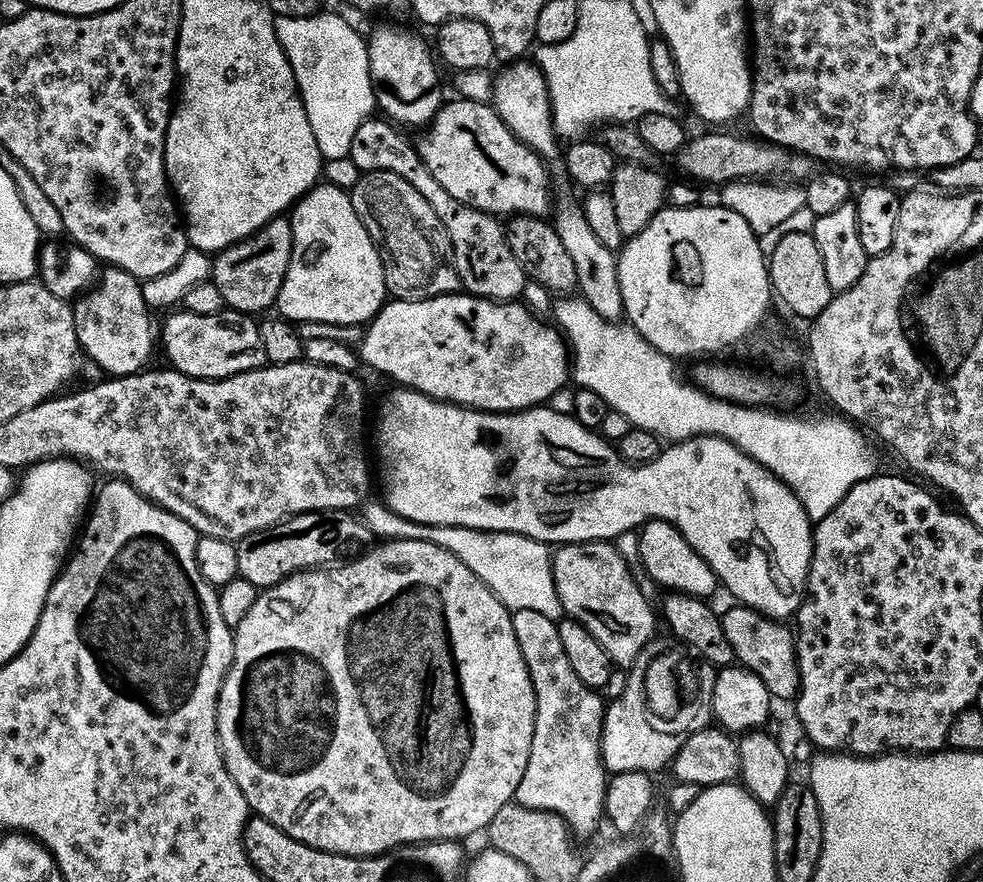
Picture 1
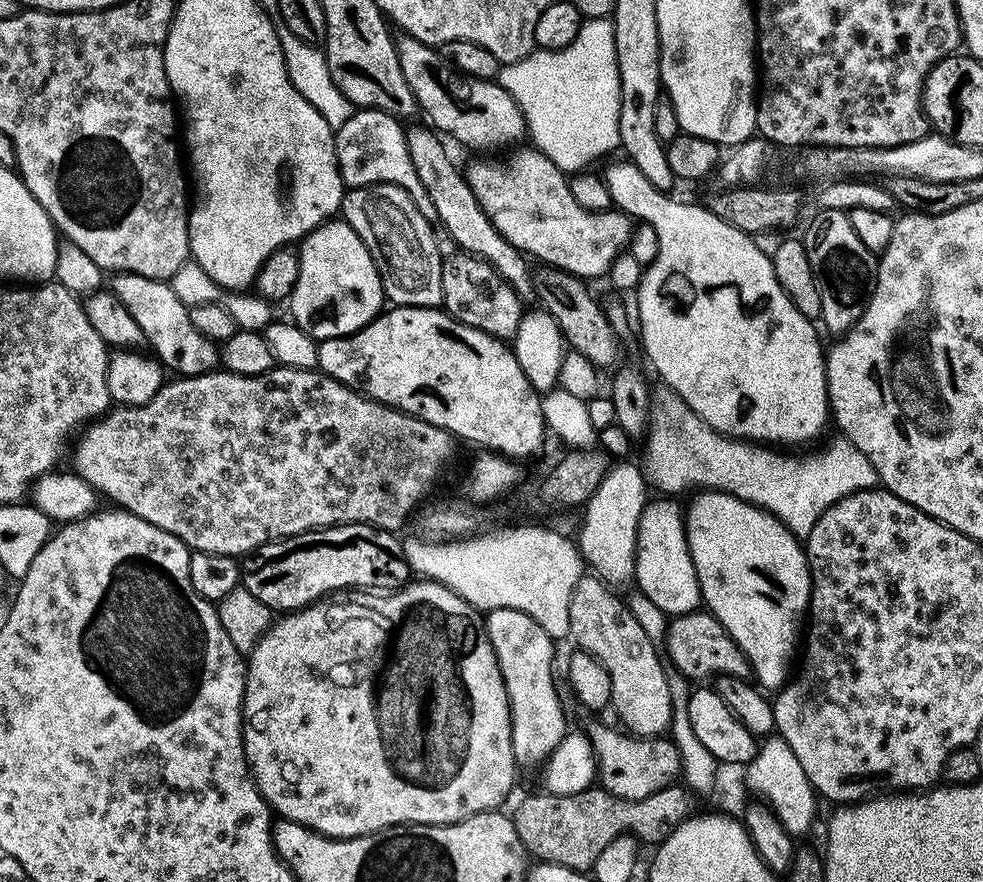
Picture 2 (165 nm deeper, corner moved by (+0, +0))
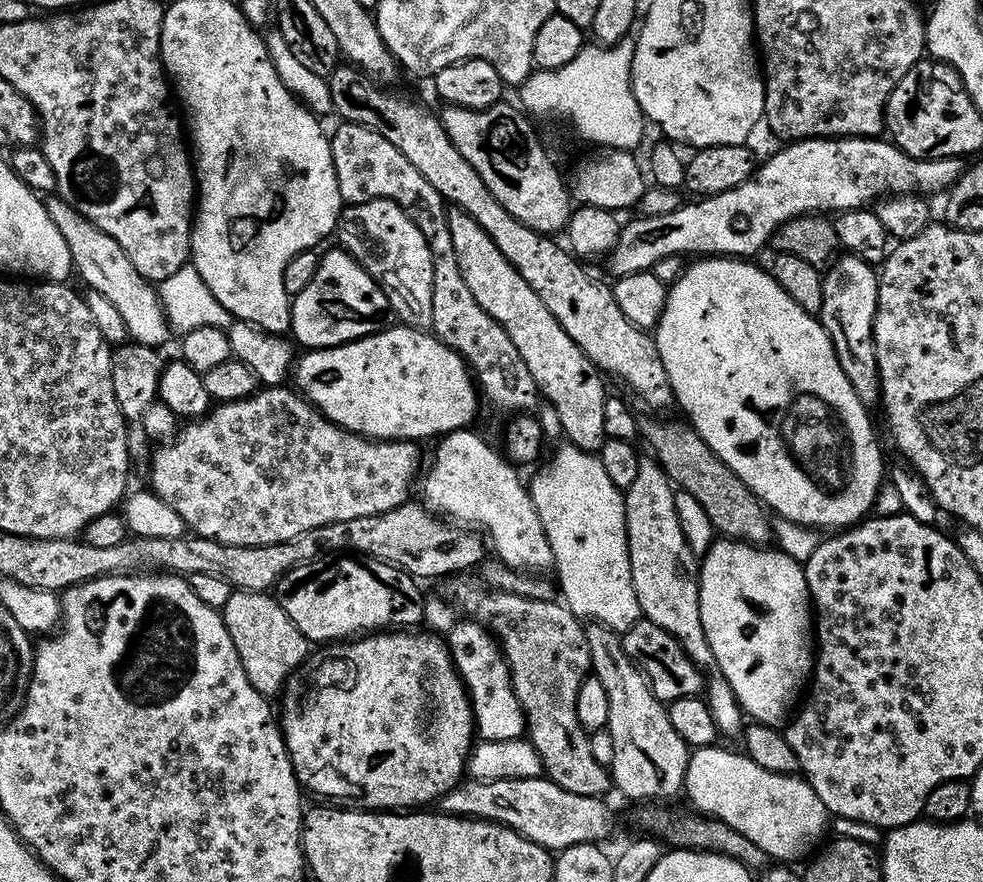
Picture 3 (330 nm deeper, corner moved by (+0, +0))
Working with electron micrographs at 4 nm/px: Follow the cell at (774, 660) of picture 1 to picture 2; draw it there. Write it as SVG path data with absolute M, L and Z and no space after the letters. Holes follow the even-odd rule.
M697 610L671 617L667 621L667 632L662 641L662 648L666 653L667 663L669 665L672 663L671 667L675 671L692 682L704 682L709 678L722 675L744 678L750 672L748 660L742 654L742 650L730 638L728 631L720 625L718 618L707 610Z

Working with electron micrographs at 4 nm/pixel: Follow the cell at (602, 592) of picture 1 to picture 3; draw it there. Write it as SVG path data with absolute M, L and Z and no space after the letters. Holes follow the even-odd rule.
M595 622L589 623L584 629L584 637L588 643L588 649L590 650L590 658L592 659L591 671L602 682L602 686L606 690L606 698L610 698L610 718L608 719L608 726L606 729L606 735L612 739L612 764L610 763L610 780L624 796L629 796L632 800L640 800L639 802L664 802L667 801L667 796L680 796L684 787L684 775L688 769L688 758L690 755L690 746L682 737L678 734L678 730L674 730L674 726L670 726L670 718L668 717L668 710L665 701L658 699L654 693L652 693L652 687L648 685L648 680L645 678L644 673L637 668L636 663L632 661L626 654L624 649L624 642L621 633L616 632L613 628L608 628L604 624L598 624Z

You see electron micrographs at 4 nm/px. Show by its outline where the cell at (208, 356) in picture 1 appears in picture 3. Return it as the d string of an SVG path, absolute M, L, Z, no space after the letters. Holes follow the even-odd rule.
M52 198L46 204L54 226L66 238L66 246L70 250L70 258L75 275L81 276L106 303L112 304L114 311L120 315L122 323L128 327L133 341L138 344L161 346L168 340L170 325L164 307L160 304L159 291L147 280L126 258L122 246L110 238L102 230L98 230L90 221L85 220L82 214L75 212L64 200Z

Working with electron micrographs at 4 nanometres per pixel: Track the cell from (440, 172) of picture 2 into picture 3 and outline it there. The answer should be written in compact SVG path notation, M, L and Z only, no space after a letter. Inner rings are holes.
M452 206L447 209L447 214L450 243L454 246L454 258L458 262L462 282L466 282L470 294L474 294L478 301L478 306L482 306L482 310L486 310L486 314L490 314L490 318L494 318L494 322L498 322L498 326L502 326L502 330L510 334L510 342L514 342L518 354L522 354L522 362L526 362L526 370L530 370L534 378L537 393L558 410L567 443L578 446L584 452L595 453L606 439L602 430L602 406L606 395L605 377L596 364L590 362L590 358L586 358L578 342L574 342L574 338L570 338L570 334L562 330L558 318L554 318L554 314L546 310L546 302L542 302L542 298L538 298L538 294L530 290L526 278L522 278L522 274L518 274L518 270L514 270L510 262L506 262L506 254L502 254L502 250L494 246L494 238L490 238L490 234L486 234L486 230L482 230L482 226L478 226L478 222L474 222L474 218L466 214L466 210Z

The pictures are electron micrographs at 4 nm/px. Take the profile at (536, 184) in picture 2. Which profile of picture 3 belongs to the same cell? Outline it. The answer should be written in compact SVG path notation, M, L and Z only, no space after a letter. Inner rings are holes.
M811 136L809 140L794 140L780 147L784 148L778 149L765 164L763 161L751 178L722 194L693 199L693 204L681 203L680 207L675 208L670 214L637 215L636 220L630 221L629 224L627 221L620 229L618 242L606 257L613 277L648 272L654 266L654 262L671 256L684 258L687 257L687 252L696 252L692 254L703 254L705 257L752 258L755 257L752 256L755 252L762 251L764 246L766 248L776 229L790 219L808 213L828 214L831 213L831 208L836 208L837 213L847 212L849 208L863 208L889 194L929 194L928 192L940 191L943 193L951 189L962 171L961 161L957 157L916 160L884 138Z

